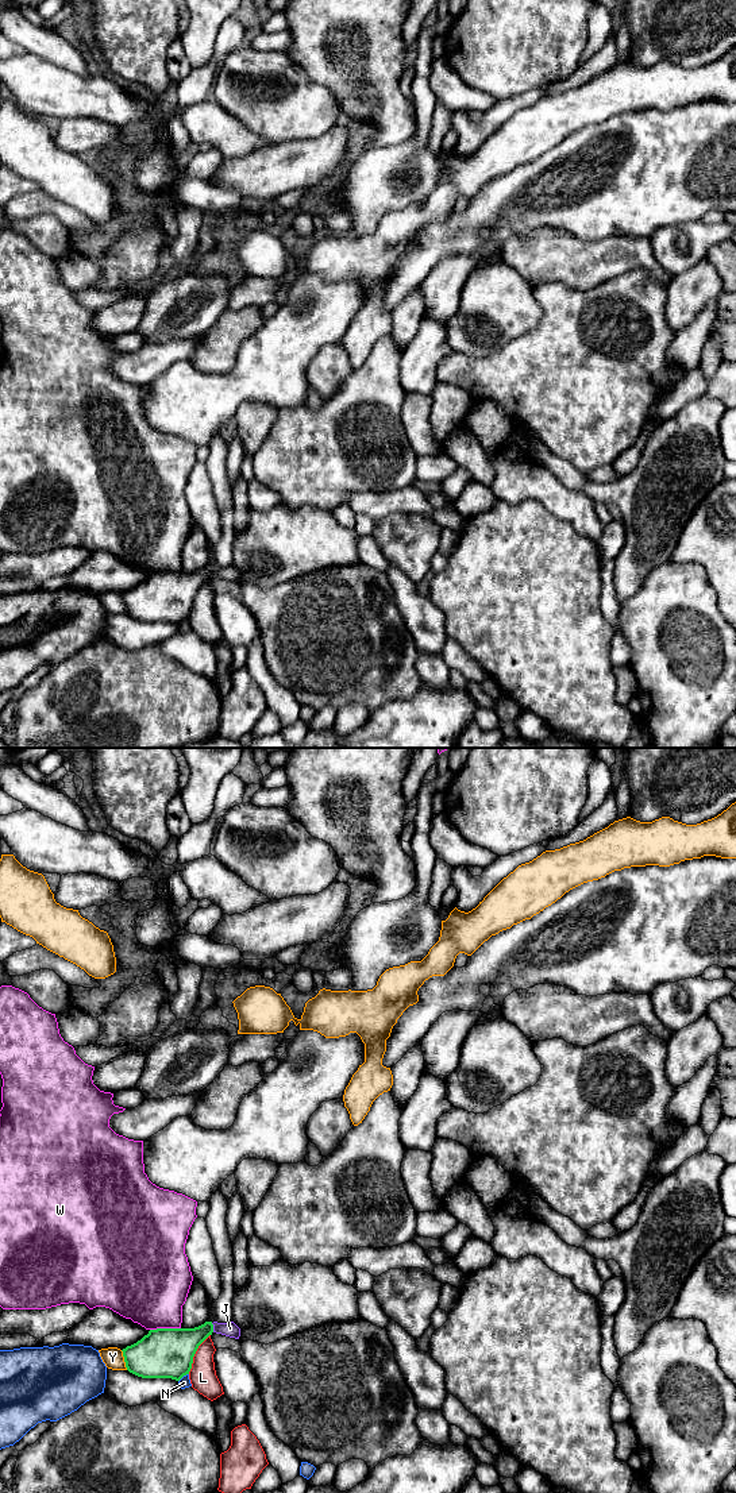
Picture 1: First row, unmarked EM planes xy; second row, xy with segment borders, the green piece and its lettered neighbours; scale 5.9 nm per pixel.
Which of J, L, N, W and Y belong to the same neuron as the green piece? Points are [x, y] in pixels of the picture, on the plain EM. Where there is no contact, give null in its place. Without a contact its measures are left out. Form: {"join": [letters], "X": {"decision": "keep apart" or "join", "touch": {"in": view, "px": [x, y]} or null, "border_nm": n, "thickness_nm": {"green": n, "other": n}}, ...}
{"join": ["J"], "J": {"decision": "join", "touch": {"in": "xy", "px": [212, 571]}, "border_nm": 60, "thickness_nm": {"green": 240, "other": 90}}, "L": {"decision": "keep apart", "touch": {"in": "xy", "px": [195, 597]}, "border_nm": 280, "thickness_nm": {"green": 300, "other": 160}}, "N": {"decision": "keep apart", "touch": {"in": "xy", "px": [182, 620]}, "border_nm": 80, "thickness_nm": {"green": 300, "other": 70}}, "W": {"decision": "keep apart", "touch": {"in": "xy", "px": [165, 573]}, "border_nm": 180, "thickness_nm": {"green": 300, "other": 420}}, "Y": {"decision": "keep apart", "touch": {"in": "xy", "px": [124, 604]}, "border_nm": 130, "thickness_nm": {"green": 300, "other": 120}}}

